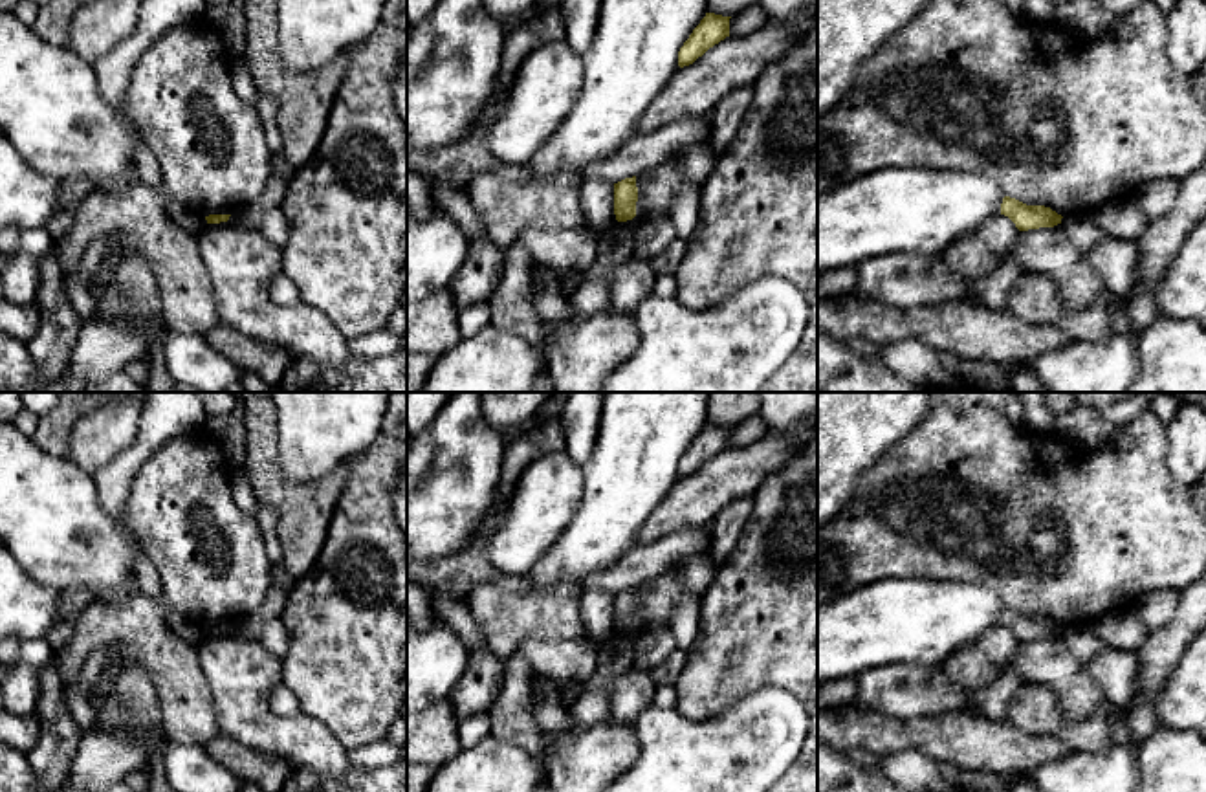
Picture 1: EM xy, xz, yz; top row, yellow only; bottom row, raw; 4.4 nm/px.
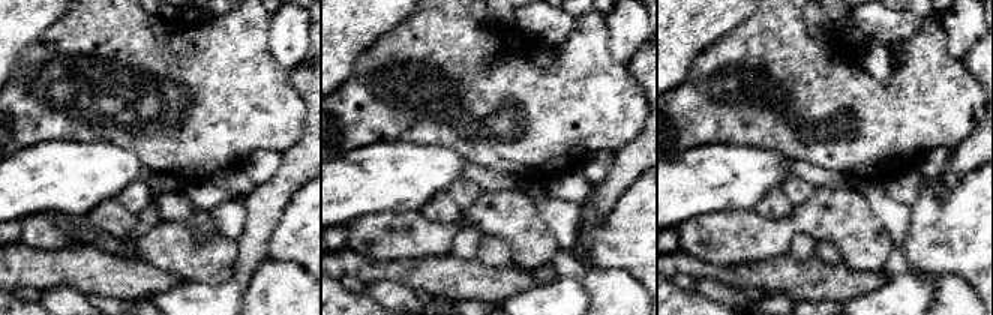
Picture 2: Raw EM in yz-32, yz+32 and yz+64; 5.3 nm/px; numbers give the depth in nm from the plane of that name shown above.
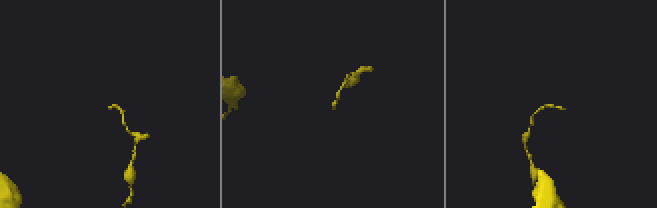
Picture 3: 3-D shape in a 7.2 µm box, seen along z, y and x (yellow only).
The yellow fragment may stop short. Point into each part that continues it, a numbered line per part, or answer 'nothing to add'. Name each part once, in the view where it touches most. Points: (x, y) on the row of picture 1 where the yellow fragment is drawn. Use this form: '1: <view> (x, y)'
nothing to add

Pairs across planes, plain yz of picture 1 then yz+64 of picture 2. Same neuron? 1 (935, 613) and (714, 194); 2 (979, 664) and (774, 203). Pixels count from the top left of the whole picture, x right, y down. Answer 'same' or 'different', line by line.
1: same
2: same

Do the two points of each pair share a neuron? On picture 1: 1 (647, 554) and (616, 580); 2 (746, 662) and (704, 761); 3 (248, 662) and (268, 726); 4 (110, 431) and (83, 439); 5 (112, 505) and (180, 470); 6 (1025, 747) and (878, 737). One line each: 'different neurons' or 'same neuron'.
1: same neuron
2: different neurons
3: same neuron
4: same neuron
5: different neurons
6: same neuron

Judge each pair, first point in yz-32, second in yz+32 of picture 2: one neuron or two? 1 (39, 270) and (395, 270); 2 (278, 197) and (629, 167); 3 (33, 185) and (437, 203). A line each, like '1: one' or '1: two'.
1: one
2: one
3: two

